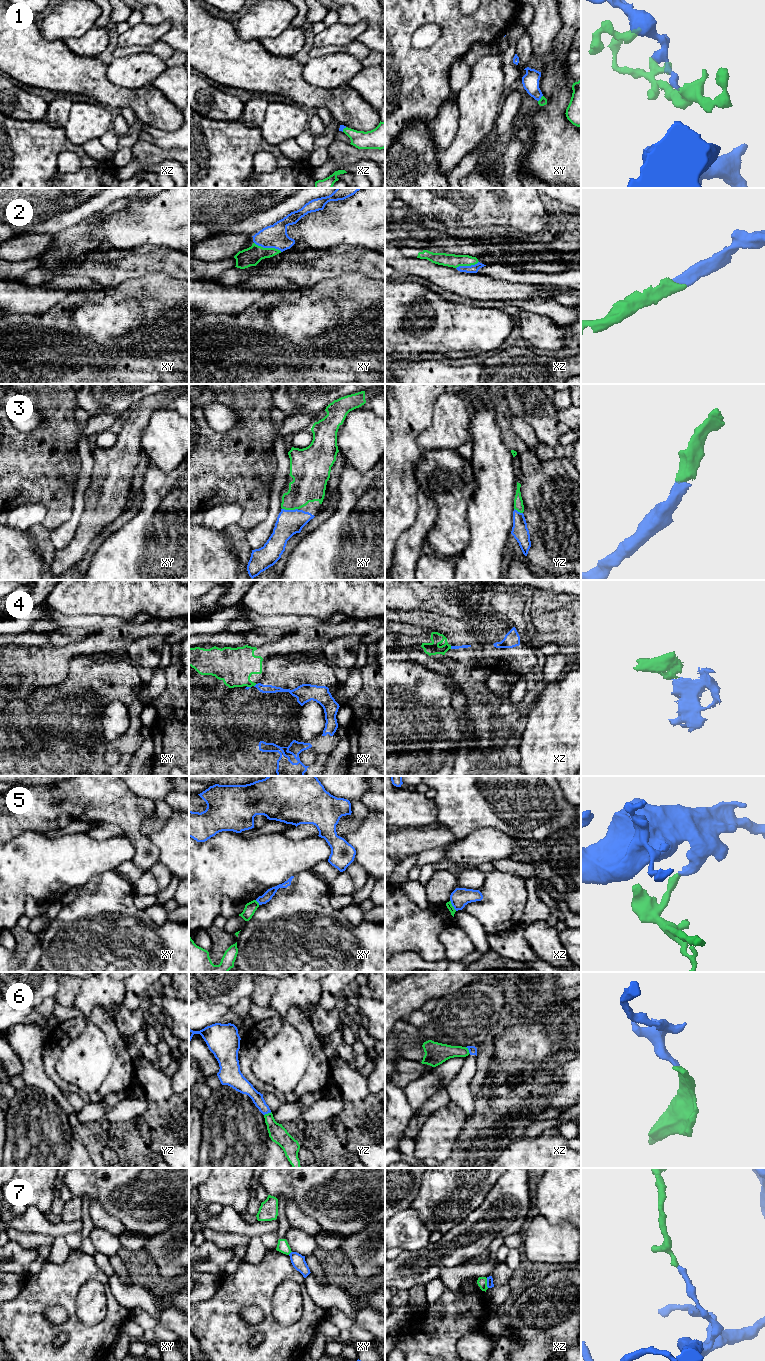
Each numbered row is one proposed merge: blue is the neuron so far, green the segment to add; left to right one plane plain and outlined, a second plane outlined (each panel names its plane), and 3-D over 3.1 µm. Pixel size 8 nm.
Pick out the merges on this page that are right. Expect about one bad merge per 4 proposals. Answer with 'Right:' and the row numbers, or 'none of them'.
Right: 1, 2, 3

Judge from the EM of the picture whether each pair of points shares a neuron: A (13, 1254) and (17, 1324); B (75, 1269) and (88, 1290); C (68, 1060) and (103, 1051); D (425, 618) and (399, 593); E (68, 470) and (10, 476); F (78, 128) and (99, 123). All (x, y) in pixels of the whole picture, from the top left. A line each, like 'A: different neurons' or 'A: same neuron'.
A: different neurons
B: different neurons
C: same neuron
D: different neurons
E: different neurons
F: same neuron

